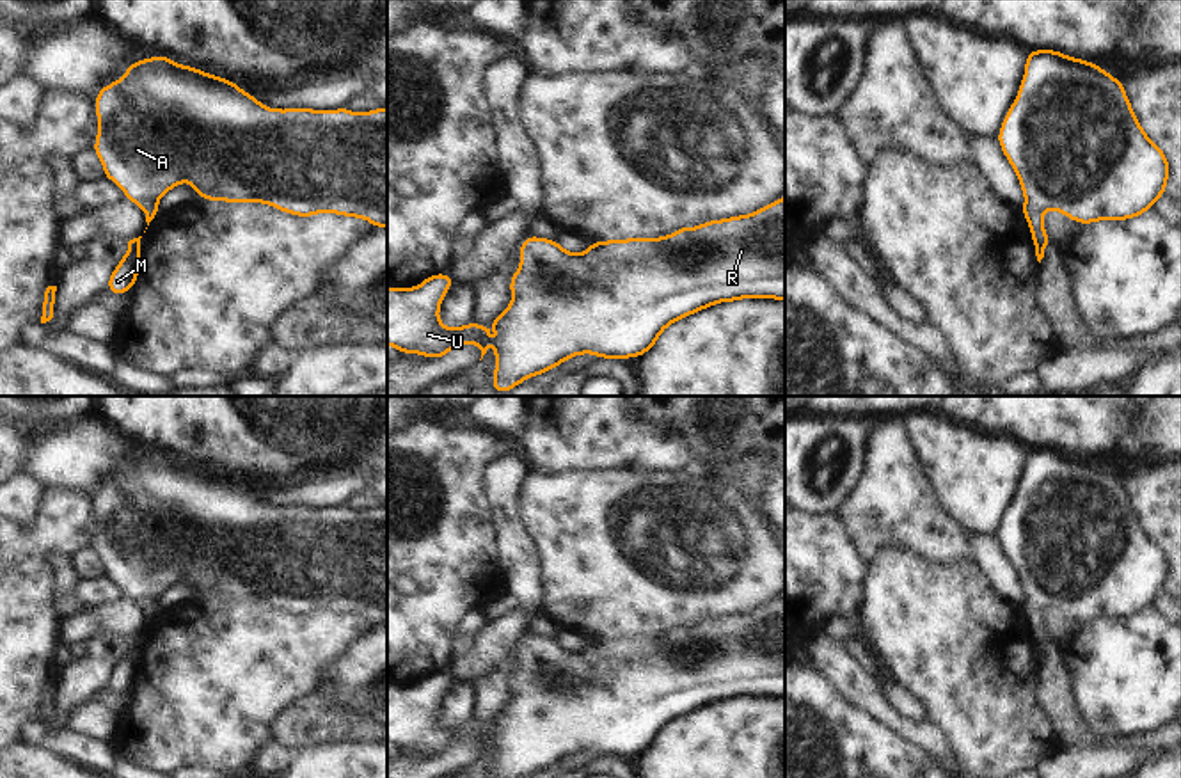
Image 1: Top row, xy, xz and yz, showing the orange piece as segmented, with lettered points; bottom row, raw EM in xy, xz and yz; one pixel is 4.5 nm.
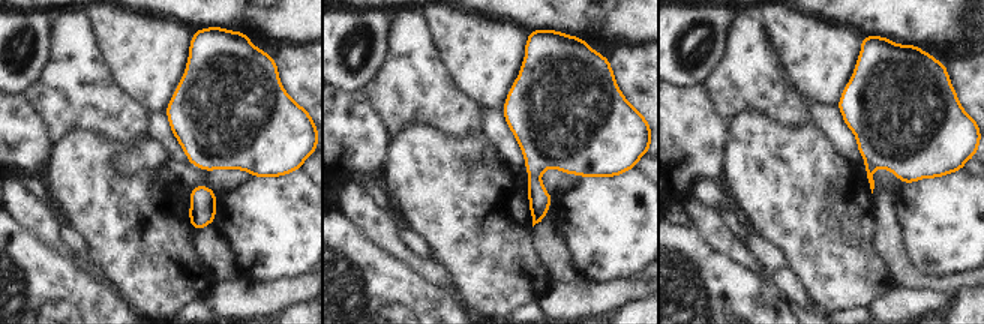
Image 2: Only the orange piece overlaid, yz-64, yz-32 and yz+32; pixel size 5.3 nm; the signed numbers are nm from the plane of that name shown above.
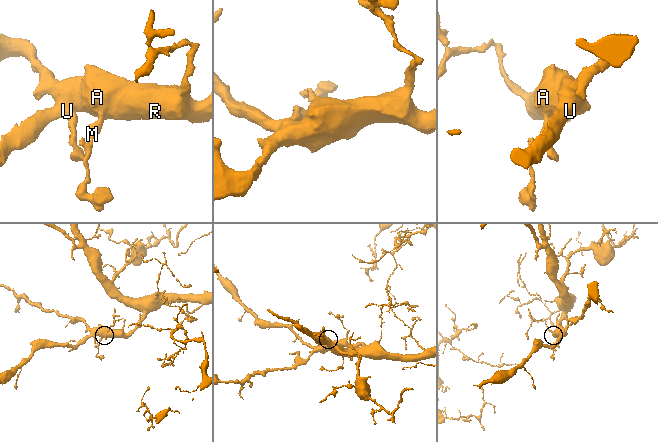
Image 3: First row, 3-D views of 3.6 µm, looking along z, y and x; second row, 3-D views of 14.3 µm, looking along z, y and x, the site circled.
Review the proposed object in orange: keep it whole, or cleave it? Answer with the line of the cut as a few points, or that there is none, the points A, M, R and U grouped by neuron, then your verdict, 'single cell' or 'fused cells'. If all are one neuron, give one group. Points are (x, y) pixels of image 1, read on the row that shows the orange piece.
no cut | A M R U | single cell

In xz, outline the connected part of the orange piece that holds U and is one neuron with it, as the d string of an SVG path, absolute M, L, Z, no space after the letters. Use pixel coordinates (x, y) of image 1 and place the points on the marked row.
M785 195L755 213L678 227L670 236L593 242L583 254L567 252L556 240L533 234L519 249L520 268L510 279L513 300L487 327L480 327L476 320L453 329L439 322L440 302L455 282L449 274L430 275L417 288L387 288L387 345L400 353L421 353L433 361L464 343L474 343L483 359L488 350L487 330L497 327L495 371L488 385L495 393L508 393L526 378L542 375L581 353L602 359L641 357L668 325L714 304L741 298L785 300Z

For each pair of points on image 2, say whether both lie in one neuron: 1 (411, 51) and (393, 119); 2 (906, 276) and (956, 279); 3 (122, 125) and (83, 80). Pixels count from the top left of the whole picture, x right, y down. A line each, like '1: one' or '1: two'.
1: one
2: one
3: one

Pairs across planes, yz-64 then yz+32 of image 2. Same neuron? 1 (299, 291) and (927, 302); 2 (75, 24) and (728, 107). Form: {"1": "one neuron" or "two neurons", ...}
{"1": "one neuron", "2": "one neuron"}

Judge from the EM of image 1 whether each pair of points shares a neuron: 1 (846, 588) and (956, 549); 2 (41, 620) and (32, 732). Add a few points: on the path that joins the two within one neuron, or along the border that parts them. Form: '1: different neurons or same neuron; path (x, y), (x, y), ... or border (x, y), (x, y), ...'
1: different neurons; border (846, 531), (869, 567)
2: different neurons; border (38, 722), (27, 727), (23, 739)

